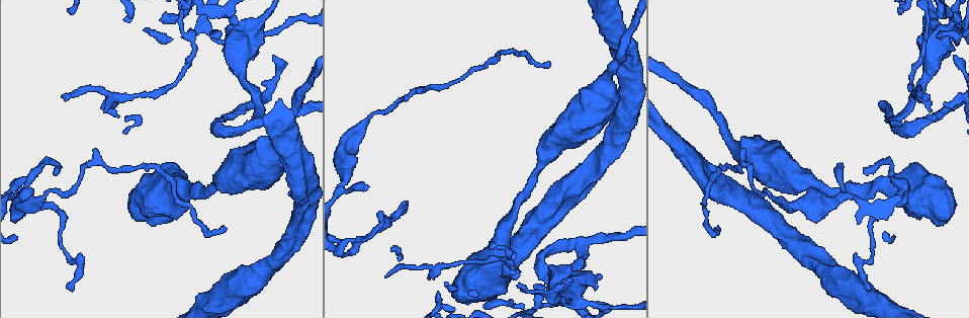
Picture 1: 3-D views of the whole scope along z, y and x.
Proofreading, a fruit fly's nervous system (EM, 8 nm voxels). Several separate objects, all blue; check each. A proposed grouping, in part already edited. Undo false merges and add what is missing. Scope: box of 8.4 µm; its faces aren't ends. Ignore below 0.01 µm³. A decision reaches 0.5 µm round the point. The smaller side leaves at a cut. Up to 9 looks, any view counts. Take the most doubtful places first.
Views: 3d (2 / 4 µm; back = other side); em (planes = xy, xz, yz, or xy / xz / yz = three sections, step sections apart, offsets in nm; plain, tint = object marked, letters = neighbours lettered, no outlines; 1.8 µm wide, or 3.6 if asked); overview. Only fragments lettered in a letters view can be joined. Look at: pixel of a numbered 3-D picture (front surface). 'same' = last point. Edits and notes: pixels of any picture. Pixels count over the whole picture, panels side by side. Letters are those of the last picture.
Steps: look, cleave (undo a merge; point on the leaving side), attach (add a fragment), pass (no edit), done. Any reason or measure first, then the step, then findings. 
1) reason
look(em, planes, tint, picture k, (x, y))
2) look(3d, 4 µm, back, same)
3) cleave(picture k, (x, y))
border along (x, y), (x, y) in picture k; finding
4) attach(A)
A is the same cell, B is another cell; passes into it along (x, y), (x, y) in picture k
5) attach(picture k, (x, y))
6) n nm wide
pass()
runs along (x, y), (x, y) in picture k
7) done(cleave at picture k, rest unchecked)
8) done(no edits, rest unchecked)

branch stops here
look(3d, 2 µm, picture 1, (428, 280))

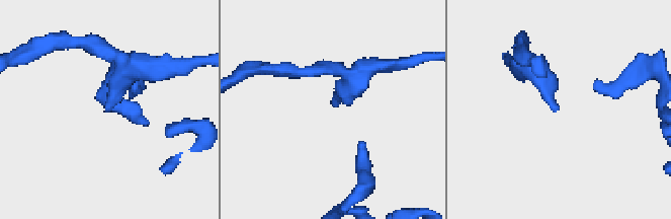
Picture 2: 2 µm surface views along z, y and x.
look(em, xy, step 4, letters, picture 2, (333, 105))

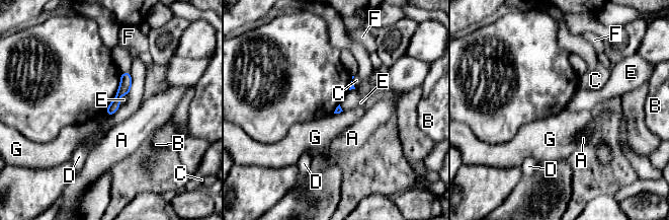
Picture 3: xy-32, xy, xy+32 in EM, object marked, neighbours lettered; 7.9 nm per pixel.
cut it another way
look(em, planes, letters, same)

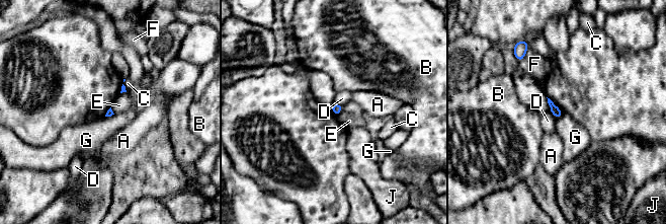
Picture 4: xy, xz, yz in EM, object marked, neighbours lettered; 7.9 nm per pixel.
pass()
A, B, C, D, E, F, G and J are other cells; border along (563, 114), (557, 119) in picture 4; no lettered fragment goes on from it

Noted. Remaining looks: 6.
look(em, planes, letters, picture 1, (344, 256))

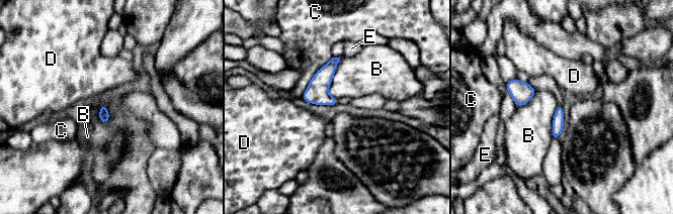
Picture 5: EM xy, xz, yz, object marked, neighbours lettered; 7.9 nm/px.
90 nm wide
pass()
B, C, D and E are other cells; border along (340, 58), (328, 90), (337, 99) in picture 5; one neuron here

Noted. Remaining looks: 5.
arms part here
look(em, planes, letters, picture 1, (227, 15))

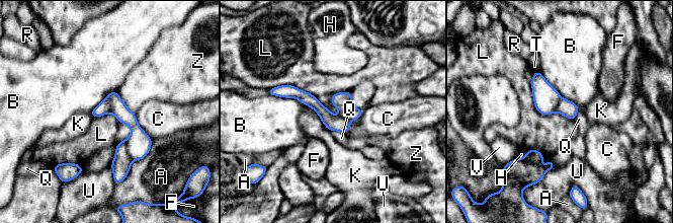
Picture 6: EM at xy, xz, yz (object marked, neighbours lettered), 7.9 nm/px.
cleave(picture 6, (533, 156))
A, B, C, F, H, K, L, Q, R, T, U, V and Z are other cells; the part that leaves runs along (276, 92), (296, 92), (329, 119), (359, 114) in picture 6; a second neuron is stuck on

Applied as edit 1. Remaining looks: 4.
look(overview)

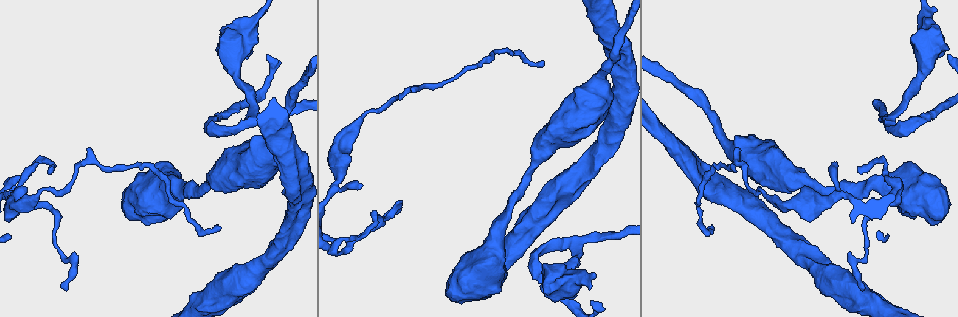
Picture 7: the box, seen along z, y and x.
free end
look(3d, 2 µm, picture 7, (348, 159))

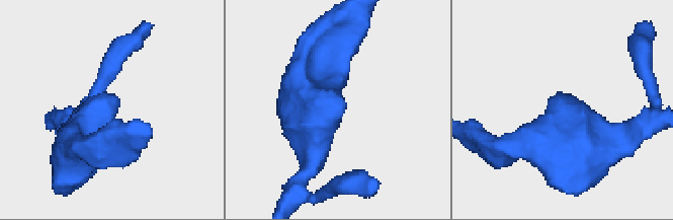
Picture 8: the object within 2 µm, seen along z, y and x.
look(em, planes, letters, picture 8, (343, 111))

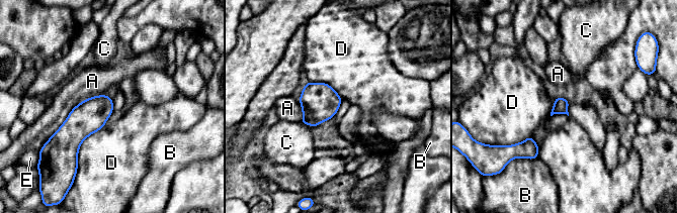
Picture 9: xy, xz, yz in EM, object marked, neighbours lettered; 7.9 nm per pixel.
pass()
A, B, C, D and E are other cells; border along (104, 126), (82, 142), (77, 168) in picture 9; none of them fits

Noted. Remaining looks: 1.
done(cleave at picture 6, rest unchecked)

